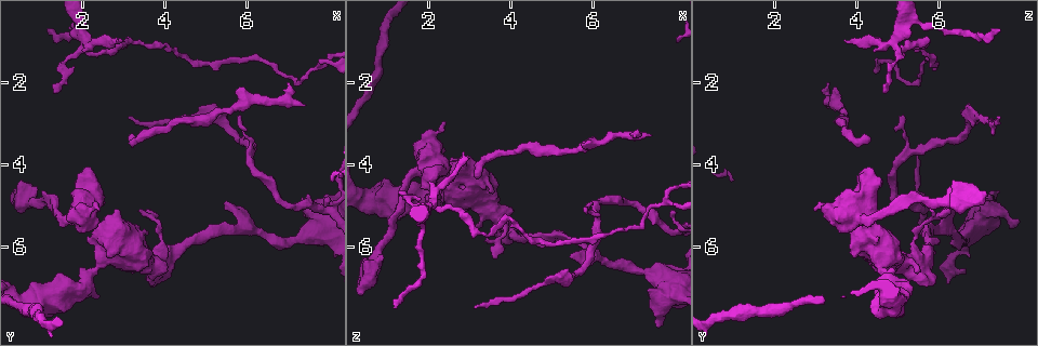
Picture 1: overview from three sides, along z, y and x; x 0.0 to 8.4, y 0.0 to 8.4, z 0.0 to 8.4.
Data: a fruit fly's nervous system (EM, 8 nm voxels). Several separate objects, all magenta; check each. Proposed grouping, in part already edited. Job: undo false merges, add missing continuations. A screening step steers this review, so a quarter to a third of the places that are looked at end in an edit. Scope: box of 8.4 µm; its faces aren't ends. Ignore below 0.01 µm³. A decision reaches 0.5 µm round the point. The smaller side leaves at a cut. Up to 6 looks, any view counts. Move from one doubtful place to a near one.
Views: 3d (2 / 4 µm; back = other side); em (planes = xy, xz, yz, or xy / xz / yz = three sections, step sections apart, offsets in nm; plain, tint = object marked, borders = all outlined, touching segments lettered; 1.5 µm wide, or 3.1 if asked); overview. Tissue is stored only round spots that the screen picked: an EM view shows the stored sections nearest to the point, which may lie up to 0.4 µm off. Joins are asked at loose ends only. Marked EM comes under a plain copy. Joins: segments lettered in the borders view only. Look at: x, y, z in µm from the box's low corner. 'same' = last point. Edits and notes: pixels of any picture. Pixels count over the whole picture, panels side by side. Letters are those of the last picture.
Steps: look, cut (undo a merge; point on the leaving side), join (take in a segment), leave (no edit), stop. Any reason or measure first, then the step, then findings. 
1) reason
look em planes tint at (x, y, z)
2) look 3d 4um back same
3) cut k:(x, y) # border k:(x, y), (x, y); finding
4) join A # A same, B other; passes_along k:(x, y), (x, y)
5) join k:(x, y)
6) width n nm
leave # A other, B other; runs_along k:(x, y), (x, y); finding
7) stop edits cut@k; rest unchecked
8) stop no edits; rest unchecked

thin end
look em xy step 4 borders at (2.85, 1.05, 3.75)

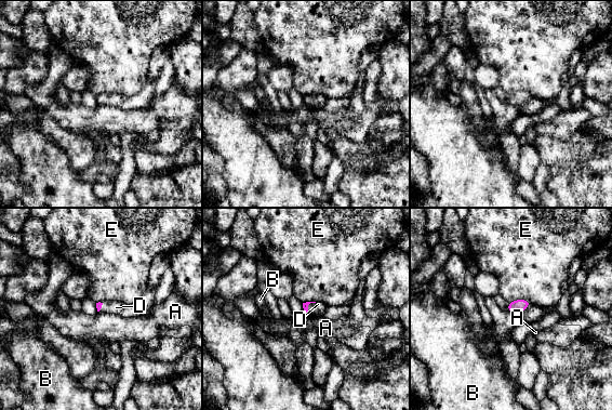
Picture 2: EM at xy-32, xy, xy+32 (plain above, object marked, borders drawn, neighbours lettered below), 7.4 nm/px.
look em yz step 4 borders same

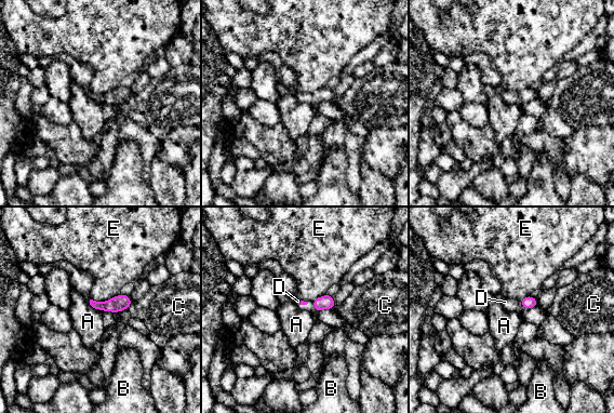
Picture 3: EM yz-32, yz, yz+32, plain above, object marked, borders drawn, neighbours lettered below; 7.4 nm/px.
width 90 nm
join D # A other, B other, C other, D same, E other; passes_along 3:(325, 302), (315, 307), (309, 307); it goes on there

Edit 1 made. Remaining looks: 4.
redraw
look overview

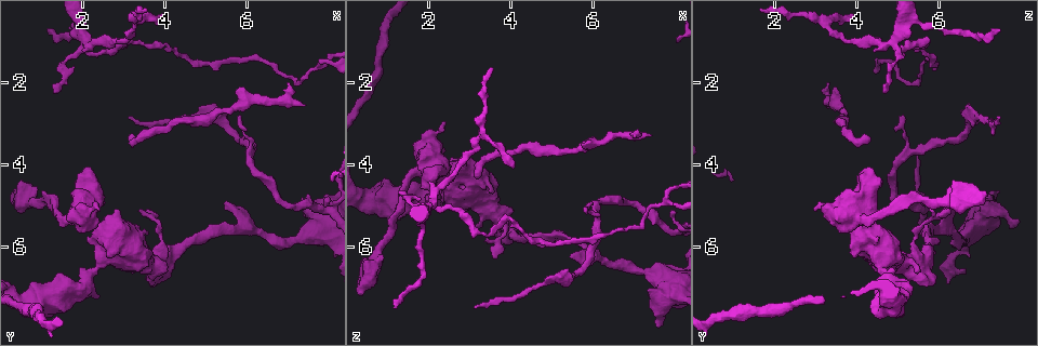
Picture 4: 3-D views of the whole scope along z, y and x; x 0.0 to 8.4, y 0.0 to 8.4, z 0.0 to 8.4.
branch stops here
look 3d 2um at (1.15, 0.75, 7.45)

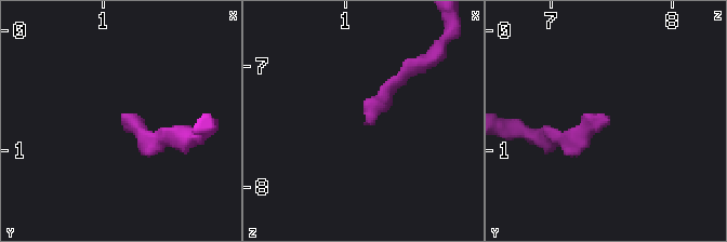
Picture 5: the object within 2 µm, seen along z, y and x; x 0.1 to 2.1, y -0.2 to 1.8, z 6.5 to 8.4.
look em xy step 4 tint at (1.16, 0.74, 7.46)

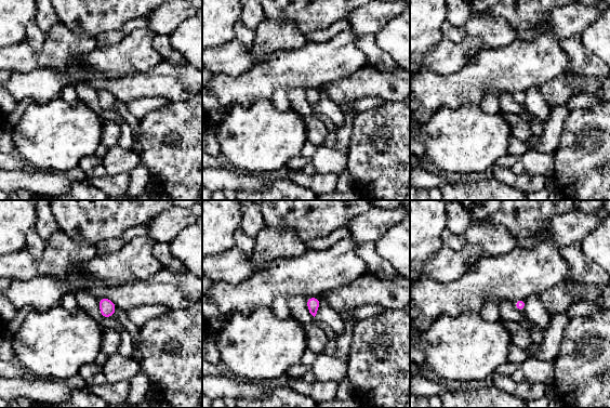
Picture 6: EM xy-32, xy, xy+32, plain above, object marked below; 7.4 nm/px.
look em planes borders same

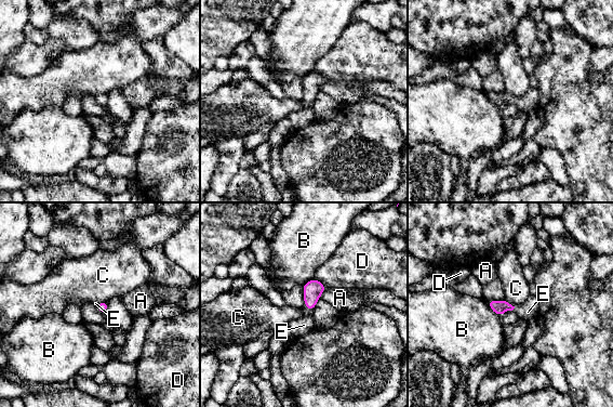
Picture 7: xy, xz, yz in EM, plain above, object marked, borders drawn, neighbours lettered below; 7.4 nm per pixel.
width 80 nm
join E # A other, B other, C other, D other, E same; passes_along 7:(312, 289), (307, 309), (304, 325); it goes on there

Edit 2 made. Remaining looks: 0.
stop edits join@3, join@7; rest unchecked

